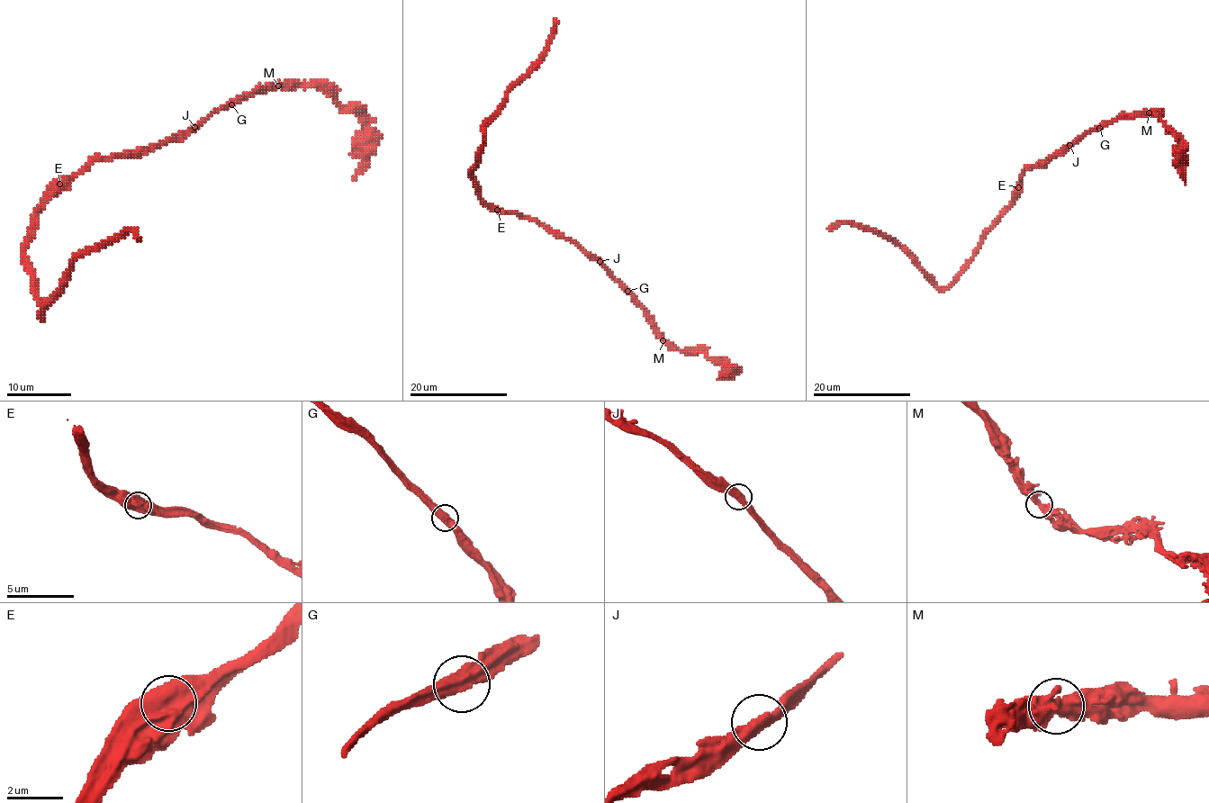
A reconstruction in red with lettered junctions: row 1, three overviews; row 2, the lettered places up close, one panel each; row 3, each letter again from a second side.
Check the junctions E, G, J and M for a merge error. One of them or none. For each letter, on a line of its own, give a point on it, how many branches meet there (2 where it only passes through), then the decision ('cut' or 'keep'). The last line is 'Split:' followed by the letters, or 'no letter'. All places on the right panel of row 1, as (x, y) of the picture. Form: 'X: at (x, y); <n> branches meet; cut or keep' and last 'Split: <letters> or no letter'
E: at (1018, 187); 2 branches meet; keep
G: at (1099, 128); 2 branches meet; keep
J: at (1069, 145); 2 branches meet; keep
M: at (1149, 112); 2 branches meet; keep
Split: no letter

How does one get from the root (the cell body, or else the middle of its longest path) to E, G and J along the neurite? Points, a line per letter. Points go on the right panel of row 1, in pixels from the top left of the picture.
E: (1027, 168), (1019, 187)
G: (1027, 168), (1064, 153), (1087, 132), (1099, 128)
J: (1027, 168), (1059, 156), (1070, 145)

